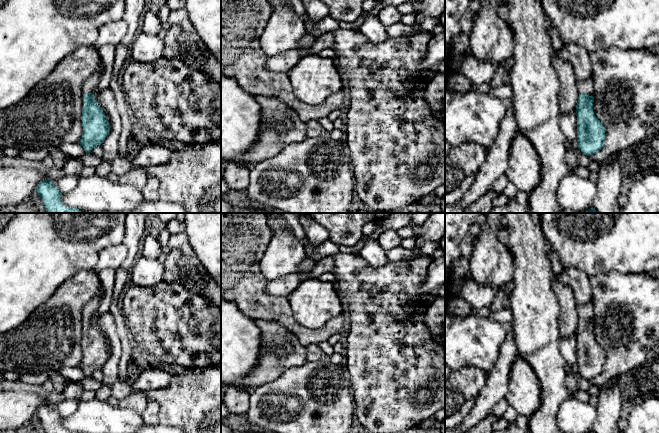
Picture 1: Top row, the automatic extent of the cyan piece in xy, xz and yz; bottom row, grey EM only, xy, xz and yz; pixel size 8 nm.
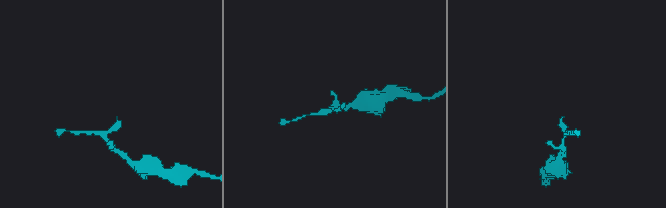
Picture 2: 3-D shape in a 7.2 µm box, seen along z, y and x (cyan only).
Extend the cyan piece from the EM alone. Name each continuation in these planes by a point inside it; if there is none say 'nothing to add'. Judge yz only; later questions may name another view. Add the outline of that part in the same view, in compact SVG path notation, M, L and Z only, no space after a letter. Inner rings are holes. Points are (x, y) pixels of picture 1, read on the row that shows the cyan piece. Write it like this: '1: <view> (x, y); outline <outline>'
1: yz (585, 86); outline M587 79L577 82L579 94L593 95L593 80Z

